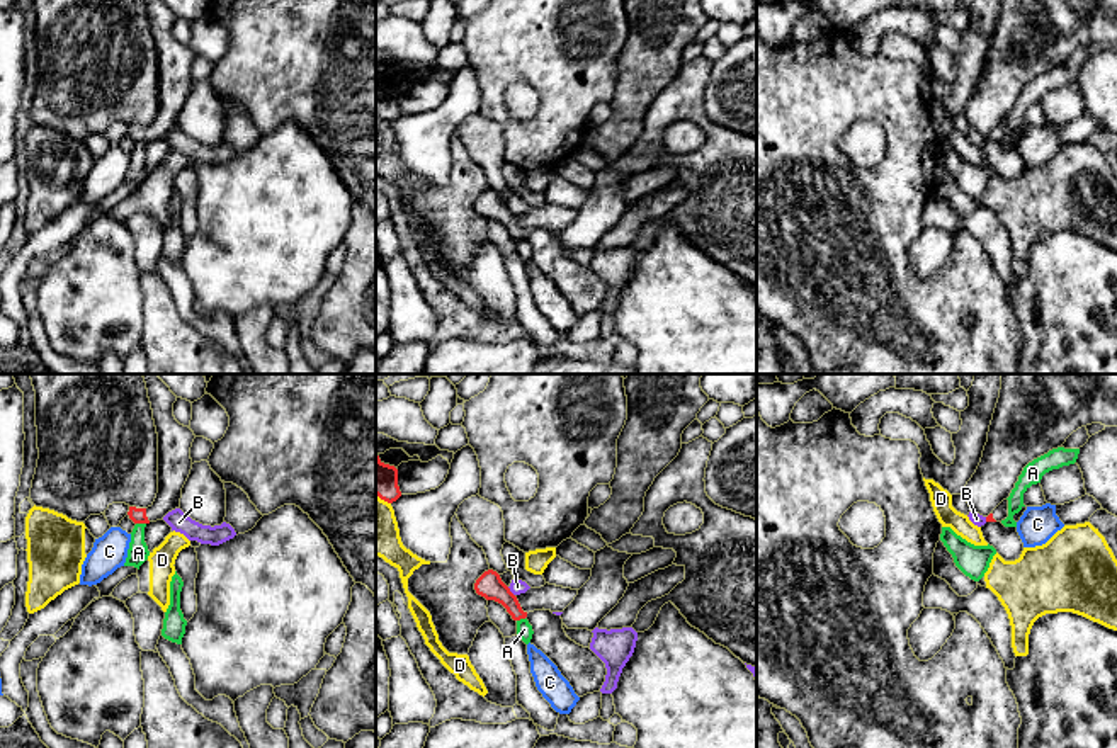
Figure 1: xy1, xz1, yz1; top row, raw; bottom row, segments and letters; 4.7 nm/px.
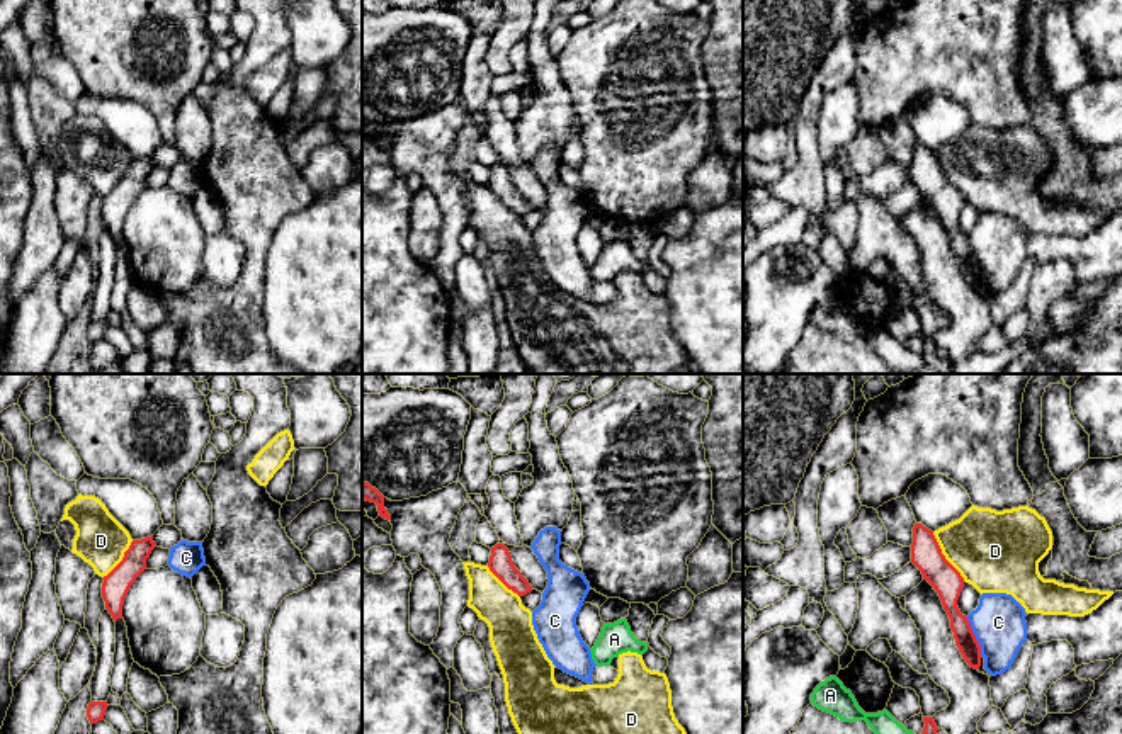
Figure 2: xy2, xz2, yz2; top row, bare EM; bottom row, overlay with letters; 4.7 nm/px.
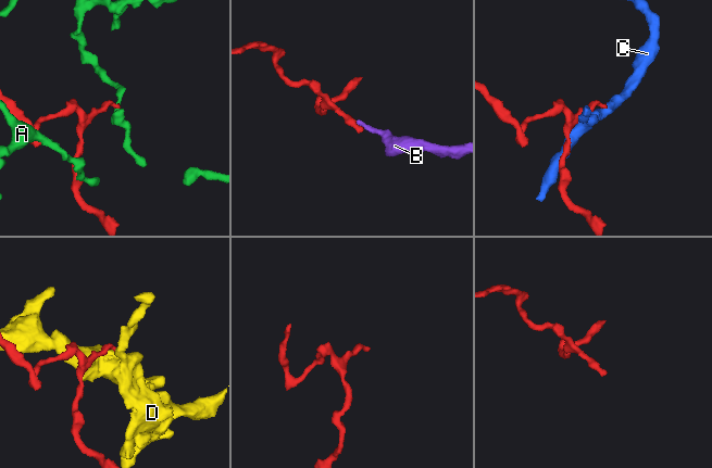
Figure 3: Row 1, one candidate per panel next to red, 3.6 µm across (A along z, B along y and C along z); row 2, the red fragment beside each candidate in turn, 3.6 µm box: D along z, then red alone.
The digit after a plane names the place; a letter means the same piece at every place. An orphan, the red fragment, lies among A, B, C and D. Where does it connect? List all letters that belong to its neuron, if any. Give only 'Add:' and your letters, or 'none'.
Add: none

